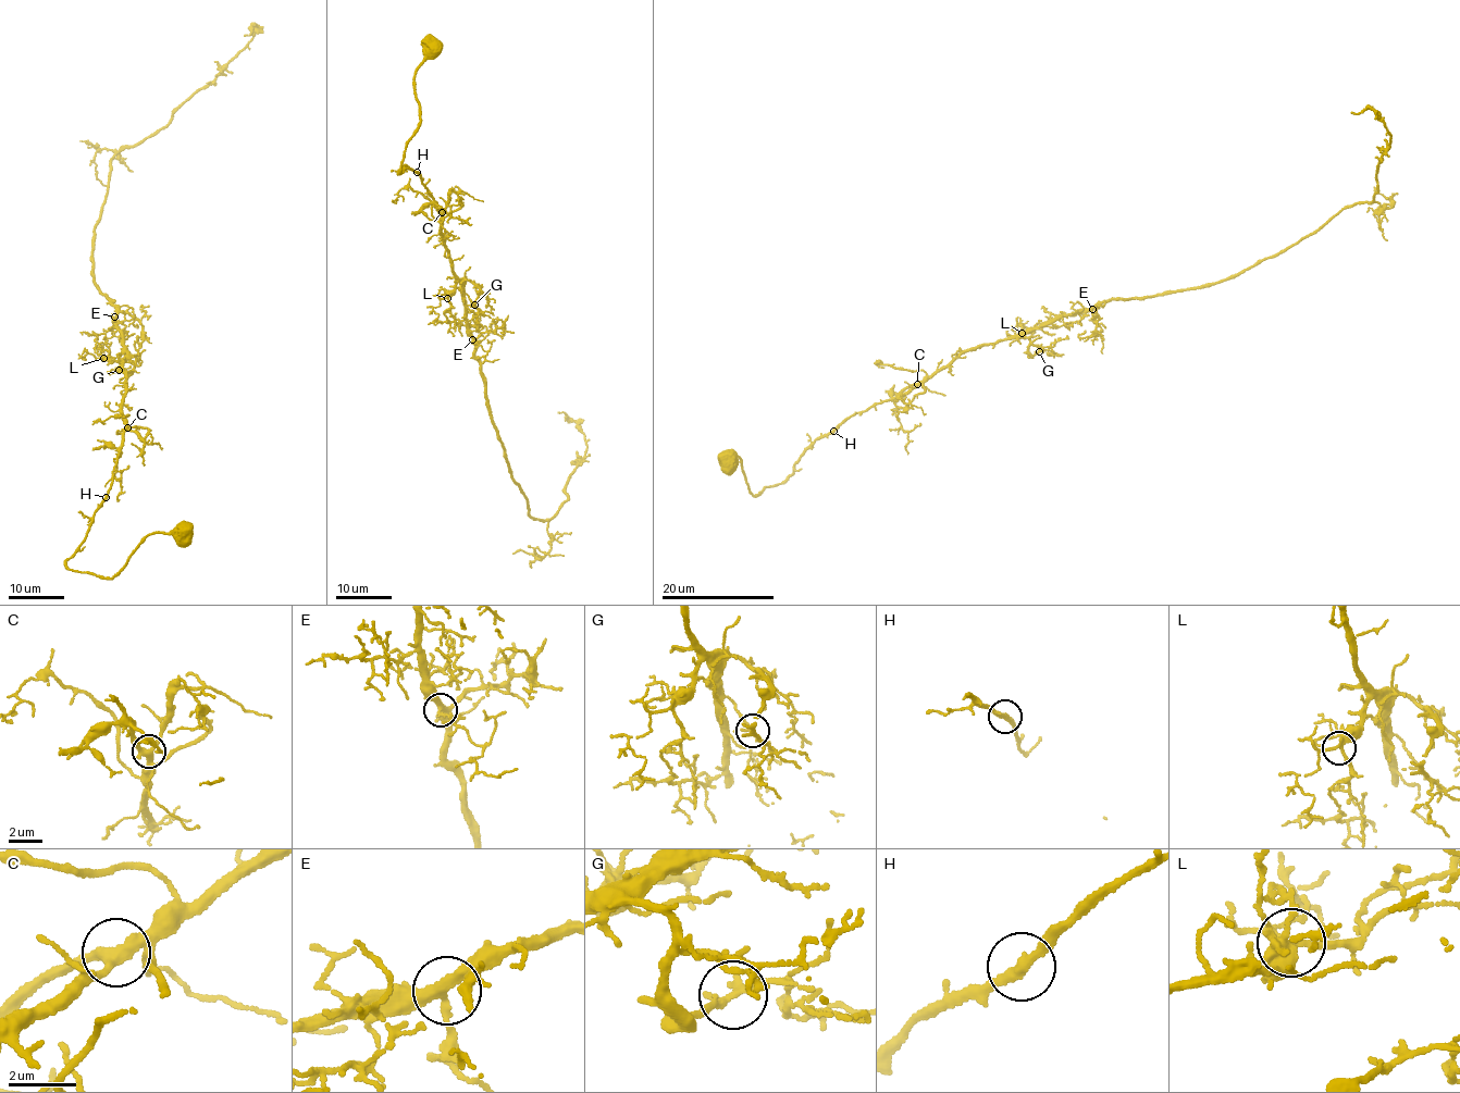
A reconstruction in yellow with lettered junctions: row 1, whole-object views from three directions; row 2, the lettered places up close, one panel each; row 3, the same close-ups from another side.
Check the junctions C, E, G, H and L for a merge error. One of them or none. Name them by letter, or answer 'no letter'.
no letter

